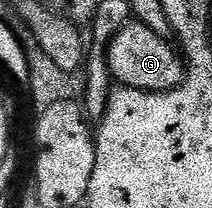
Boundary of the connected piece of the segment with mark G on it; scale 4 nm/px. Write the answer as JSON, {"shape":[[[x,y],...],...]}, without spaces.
{"shape":[[[131,21],[110,41],[107,52],[109,60],[109,74],[122,87],[133,87],[137,91],[170,91],[175,89],[187,74],[186,61],[179,54],[178,48],[166,36],[151,33],[147,25]]]}

